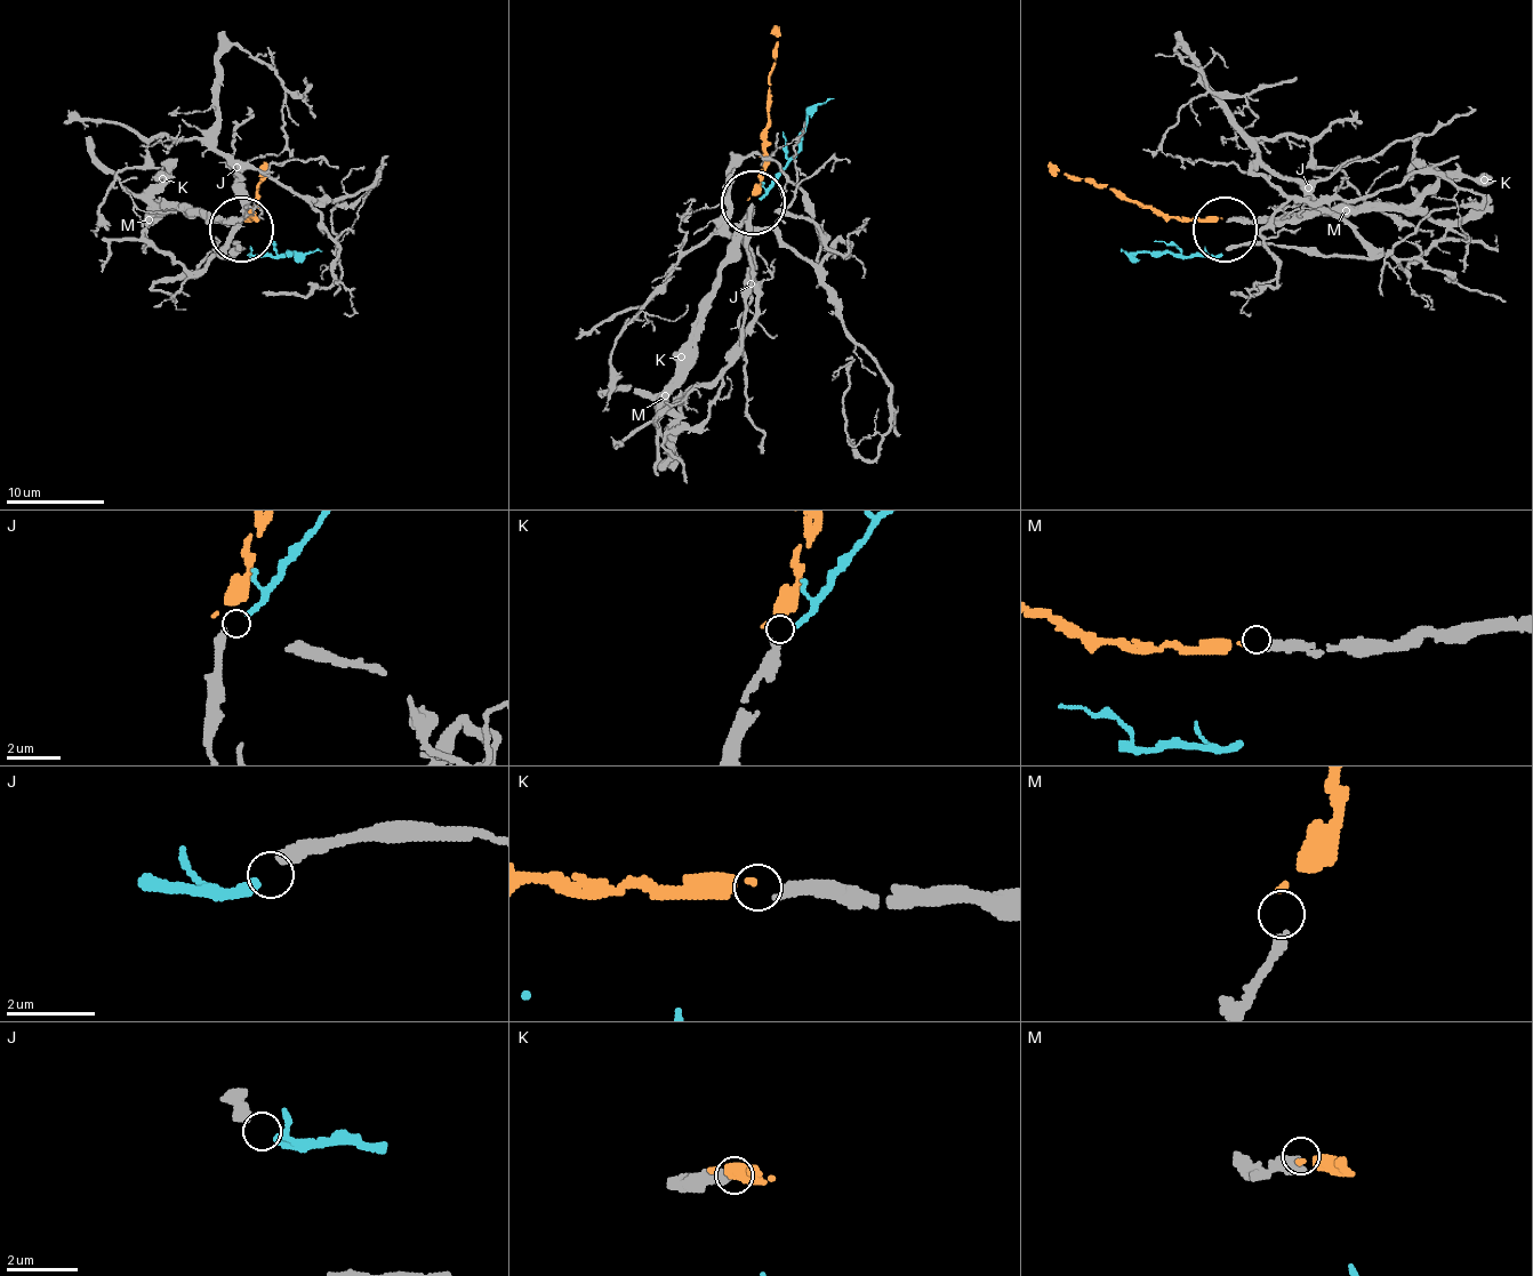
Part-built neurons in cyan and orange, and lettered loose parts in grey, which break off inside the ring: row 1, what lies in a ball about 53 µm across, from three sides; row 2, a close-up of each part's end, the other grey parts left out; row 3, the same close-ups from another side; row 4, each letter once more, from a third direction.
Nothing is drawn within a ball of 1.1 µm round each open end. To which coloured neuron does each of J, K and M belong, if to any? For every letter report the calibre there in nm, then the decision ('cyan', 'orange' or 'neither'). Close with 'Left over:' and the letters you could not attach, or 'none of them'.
J: 320 nm | cyan
K: 260 nm | neither
M: 240 nm | orange
Left over: K

